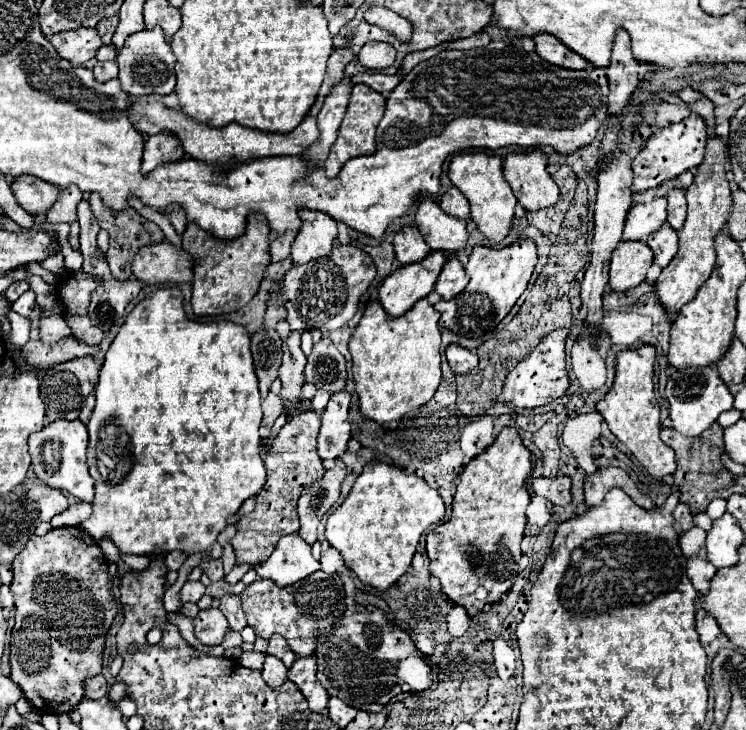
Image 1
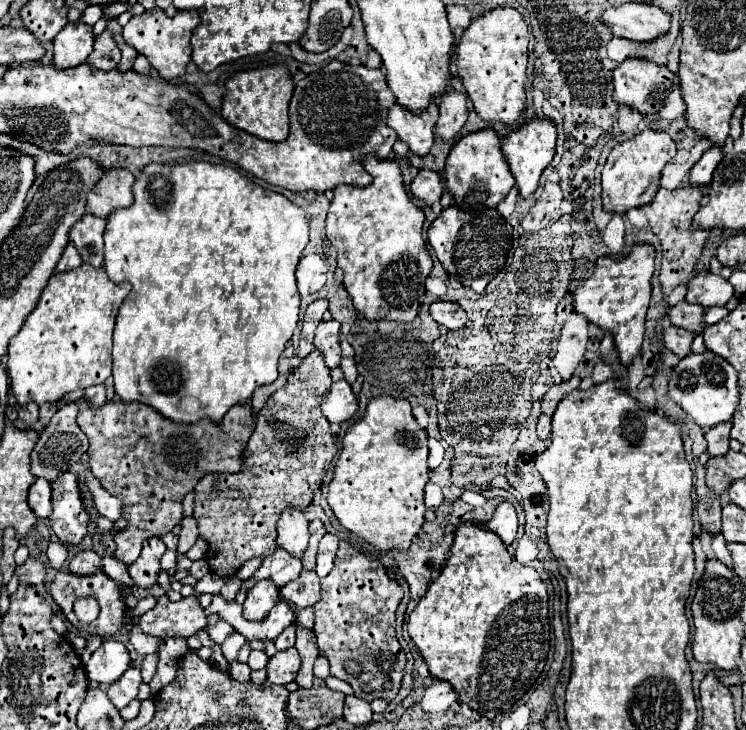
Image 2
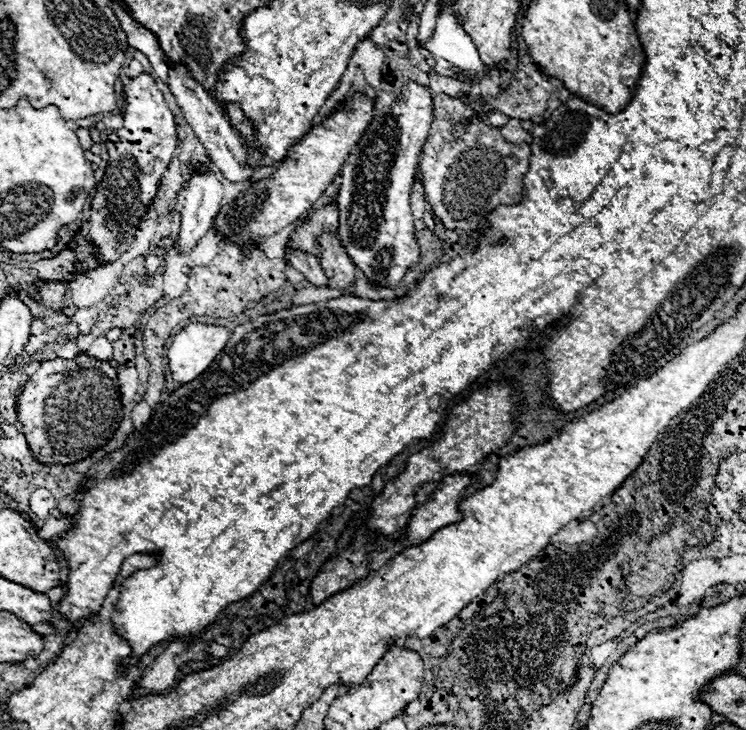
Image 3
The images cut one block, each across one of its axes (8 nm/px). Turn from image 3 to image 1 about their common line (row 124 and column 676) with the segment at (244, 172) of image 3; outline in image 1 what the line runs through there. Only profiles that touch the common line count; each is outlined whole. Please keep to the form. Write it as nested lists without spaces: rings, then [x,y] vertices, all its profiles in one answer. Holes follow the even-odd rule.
[[[672,190],[666,198],[668,198],[668,226],[674,230],[680,230],[686,220],[684,190]]]

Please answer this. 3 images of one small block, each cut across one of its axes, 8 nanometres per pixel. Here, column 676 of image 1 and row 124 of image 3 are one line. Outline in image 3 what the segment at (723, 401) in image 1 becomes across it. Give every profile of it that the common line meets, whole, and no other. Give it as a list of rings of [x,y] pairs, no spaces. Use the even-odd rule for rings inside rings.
[[[406,82],[396,102],[372,120],[342,168],[342,184],[338,192],[340,244],[368,282],[384,288],[398,286],[408,268],[420,262],[420,244],[414,234],[410,194],[432,120],[434,100],[428,86]]]

